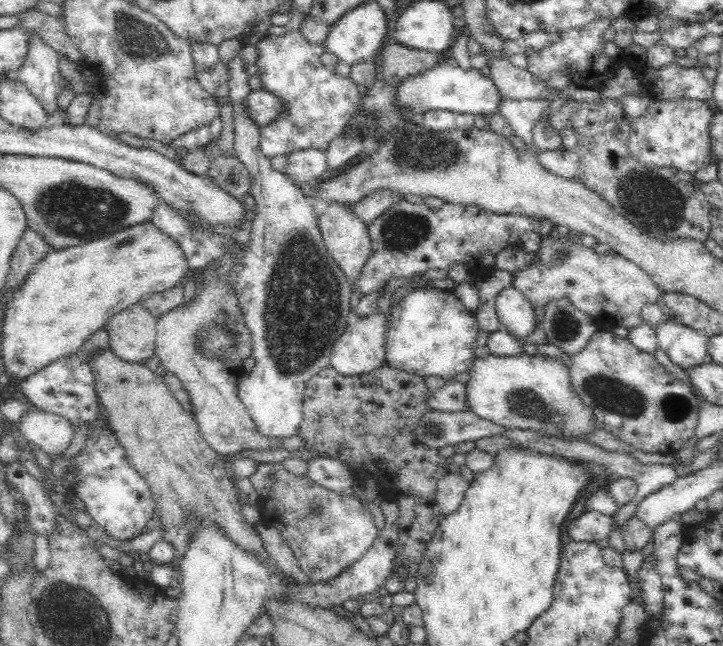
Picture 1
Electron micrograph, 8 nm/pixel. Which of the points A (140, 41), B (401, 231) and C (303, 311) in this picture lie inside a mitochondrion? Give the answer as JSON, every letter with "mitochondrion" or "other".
{"A":"mitochondrion","B":"mitochondrion","C":"mitochondrion"}

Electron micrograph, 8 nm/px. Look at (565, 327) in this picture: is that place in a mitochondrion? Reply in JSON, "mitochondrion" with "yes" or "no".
{"mitochondrion":"yes"}

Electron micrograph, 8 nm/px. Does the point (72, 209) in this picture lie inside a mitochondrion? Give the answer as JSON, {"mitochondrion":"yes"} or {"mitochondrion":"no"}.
{"mitochondrion":"yes"}

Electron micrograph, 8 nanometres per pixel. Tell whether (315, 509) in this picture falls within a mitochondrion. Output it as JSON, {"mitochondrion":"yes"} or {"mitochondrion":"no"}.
{"mitochondrion":"yes"}

